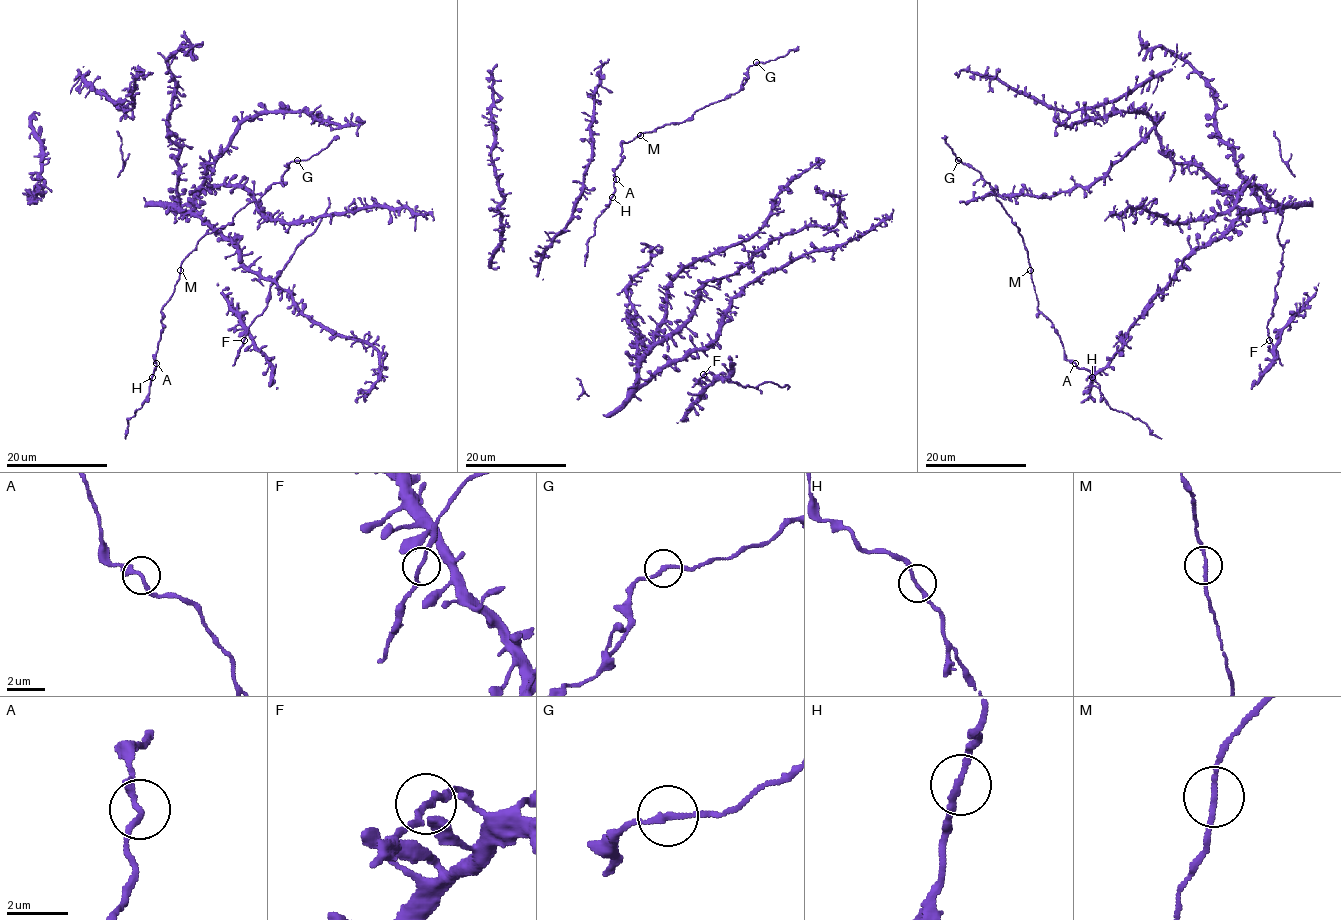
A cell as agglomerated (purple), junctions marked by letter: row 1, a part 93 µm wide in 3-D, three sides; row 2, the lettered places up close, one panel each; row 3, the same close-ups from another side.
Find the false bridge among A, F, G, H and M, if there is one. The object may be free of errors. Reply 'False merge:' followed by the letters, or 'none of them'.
False merge: none of them

